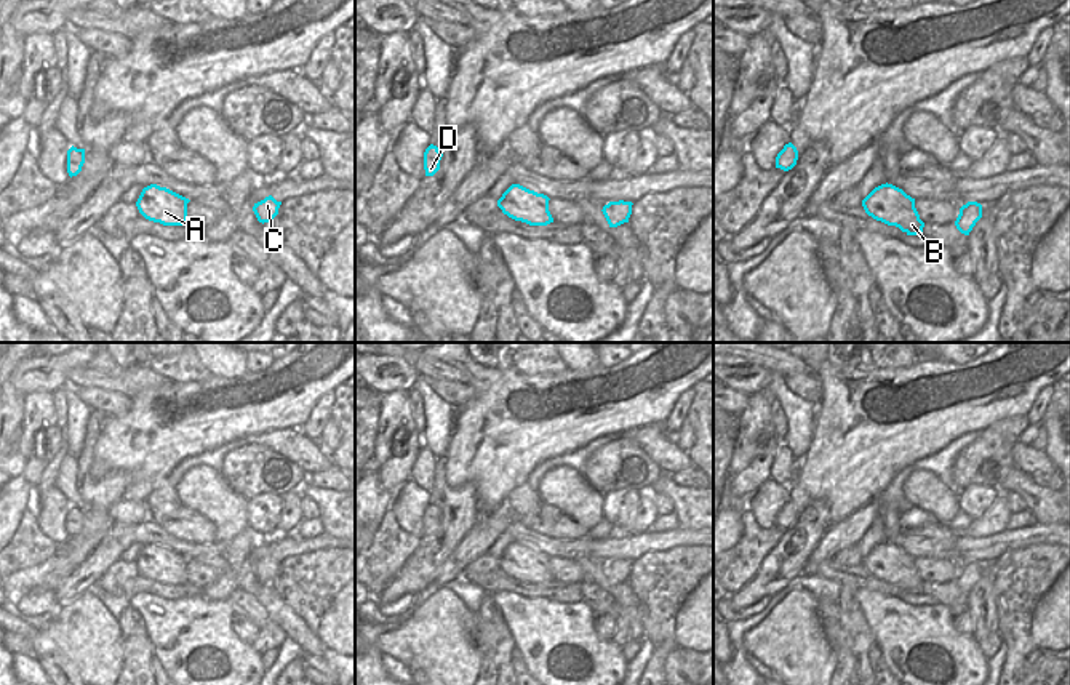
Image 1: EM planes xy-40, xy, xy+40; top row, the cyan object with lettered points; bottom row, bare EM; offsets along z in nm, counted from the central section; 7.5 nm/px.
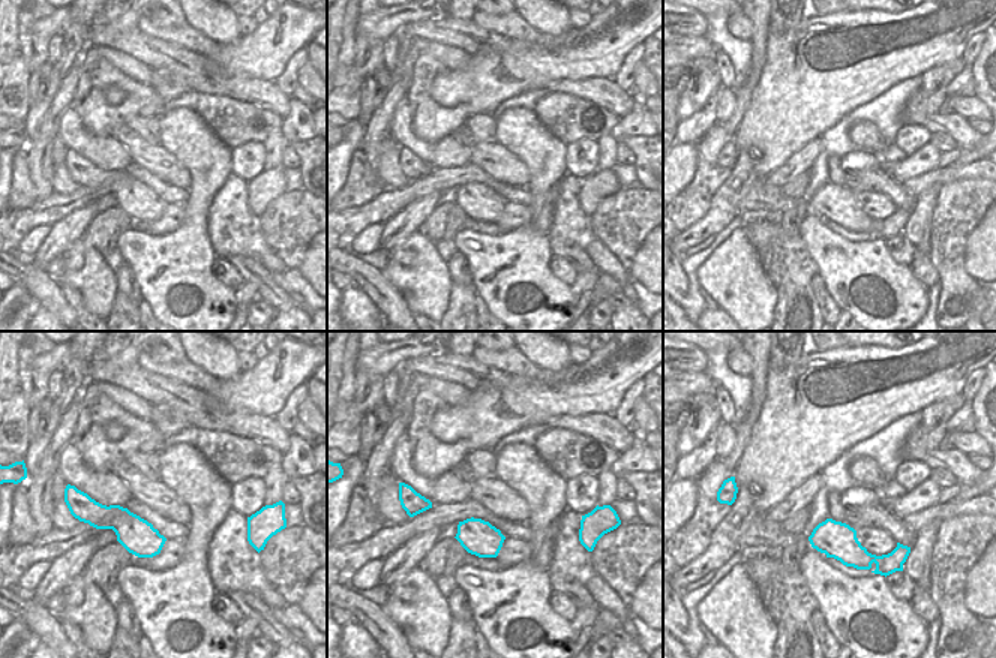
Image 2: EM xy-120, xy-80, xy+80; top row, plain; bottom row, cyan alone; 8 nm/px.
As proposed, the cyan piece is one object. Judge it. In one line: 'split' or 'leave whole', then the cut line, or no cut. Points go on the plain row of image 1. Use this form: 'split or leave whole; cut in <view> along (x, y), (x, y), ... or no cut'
leave whole; no cut

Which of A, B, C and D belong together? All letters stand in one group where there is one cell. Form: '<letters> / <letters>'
A B C D

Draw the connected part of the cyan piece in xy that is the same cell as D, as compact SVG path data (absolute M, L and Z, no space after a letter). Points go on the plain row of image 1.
M430 503L424 511L424 528L425 535L433 535L440 528L440 519L443 512L437 504Z

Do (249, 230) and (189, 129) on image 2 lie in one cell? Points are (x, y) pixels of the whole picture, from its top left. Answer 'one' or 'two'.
two

